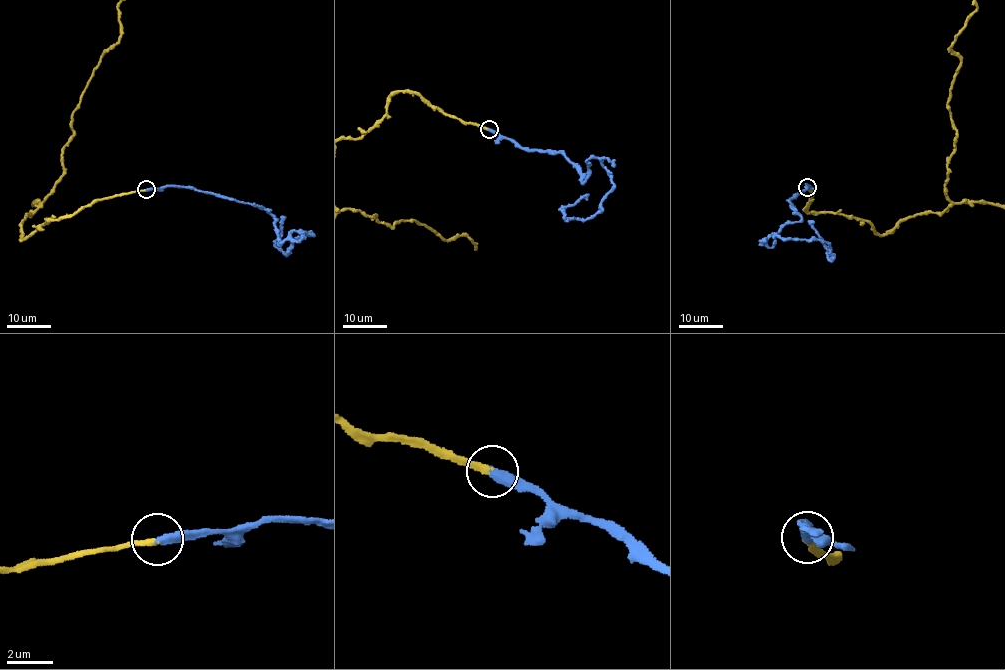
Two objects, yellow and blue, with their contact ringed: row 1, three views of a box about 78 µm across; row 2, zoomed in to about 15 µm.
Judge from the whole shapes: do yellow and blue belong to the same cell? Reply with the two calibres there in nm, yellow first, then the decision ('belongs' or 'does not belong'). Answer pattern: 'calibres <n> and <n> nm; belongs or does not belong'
calibres 280 and 420 nm; belongs

